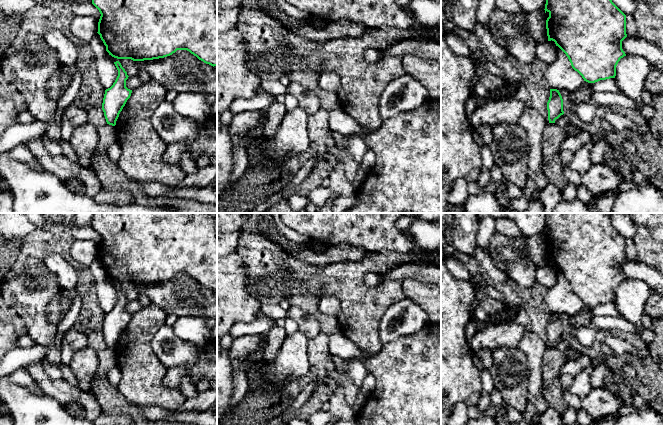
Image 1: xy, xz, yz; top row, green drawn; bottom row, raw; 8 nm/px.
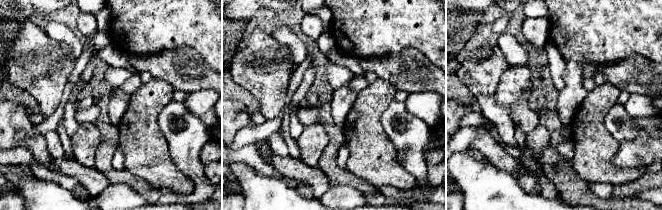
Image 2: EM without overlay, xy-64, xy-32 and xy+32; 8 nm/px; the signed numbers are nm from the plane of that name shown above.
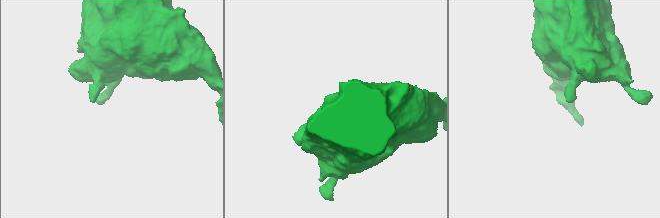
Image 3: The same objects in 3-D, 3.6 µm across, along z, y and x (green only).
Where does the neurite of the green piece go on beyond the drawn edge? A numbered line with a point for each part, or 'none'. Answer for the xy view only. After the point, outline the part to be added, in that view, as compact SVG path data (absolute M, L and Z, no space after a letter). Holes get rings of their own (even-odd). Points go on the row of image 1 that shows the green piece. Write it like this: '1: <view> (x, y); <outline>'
none

